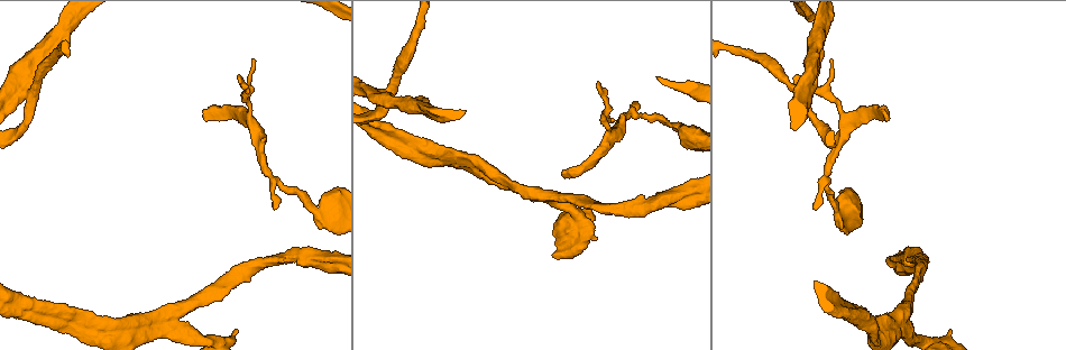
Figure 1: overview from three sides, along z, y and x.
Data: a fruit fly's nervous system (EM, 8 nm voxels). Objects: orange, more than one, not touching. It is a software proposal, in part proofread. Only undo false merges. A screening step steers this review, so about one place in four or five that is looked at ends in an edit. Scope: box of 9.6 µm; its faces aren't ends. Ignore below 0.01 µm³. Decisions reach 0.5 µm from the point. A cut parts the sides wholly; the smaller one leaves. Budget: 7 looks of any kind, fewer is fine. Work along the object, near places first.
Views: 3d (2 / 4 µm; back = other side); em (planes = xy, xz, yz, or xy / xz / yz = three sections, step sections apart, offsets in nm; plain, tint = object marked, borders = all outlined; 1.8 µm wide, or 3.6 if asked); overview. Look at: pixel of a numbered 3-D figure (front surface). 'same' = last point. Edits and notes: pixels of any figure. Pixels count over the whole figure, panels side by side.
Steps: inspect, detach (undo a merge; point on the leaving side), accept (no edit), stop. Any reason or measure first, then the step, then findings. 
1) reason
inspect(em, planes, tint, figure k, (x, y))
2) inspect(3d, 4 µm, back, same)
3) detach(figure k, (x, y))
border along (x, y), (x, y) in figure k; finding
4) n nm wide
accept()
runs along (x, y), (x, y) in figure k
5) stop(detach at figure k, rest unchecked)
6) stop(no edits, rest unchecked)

sharp bend
inspect(em, xy, step 4, tint, figure 1, (178, 333))

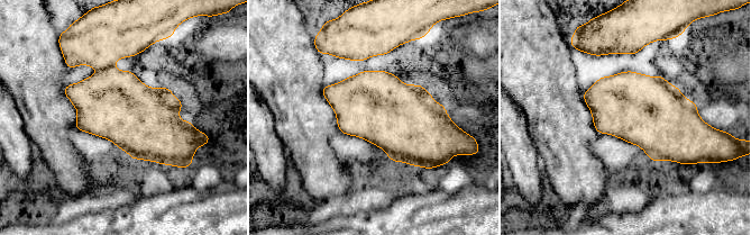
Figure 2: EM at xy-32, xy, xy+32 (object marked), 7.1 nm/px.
cut it another way
inspect(em, planes, tint, same)

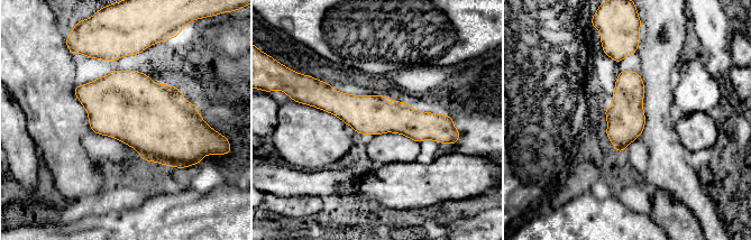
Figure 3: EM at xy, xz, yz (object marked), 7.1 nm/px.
accept()
runs along (312, 101), (411, 123), (445, 123) in figure 3; one cell here

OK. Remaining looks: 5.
four-way junction
inspect(3d, 4 µm, figure 1, (460, 161))

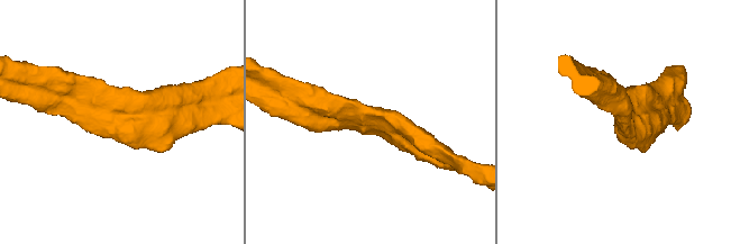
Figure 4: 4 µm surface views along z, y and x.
now the EM
inspect(em, xy, step 8, tint, figure 4, (119, 122))

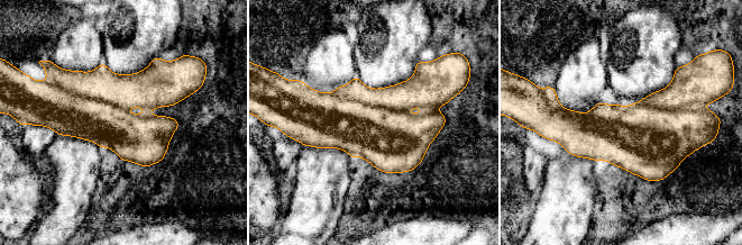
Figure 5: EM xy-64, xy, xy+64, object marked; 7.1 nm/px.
accept()
all the same cell

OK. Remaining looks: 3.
arms part here
inspect(3d, 4 µm, figure 1, (274, 181))

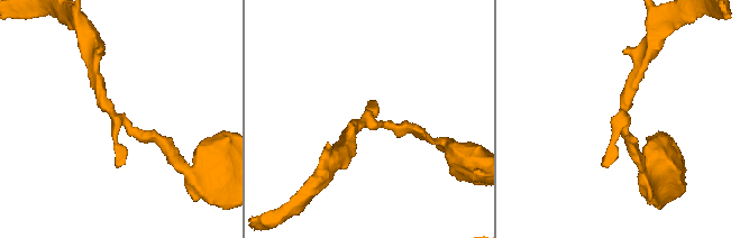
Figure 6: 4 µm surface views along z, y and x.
inspect(em, xz, step 8, borders, figure 6, (621, 116))

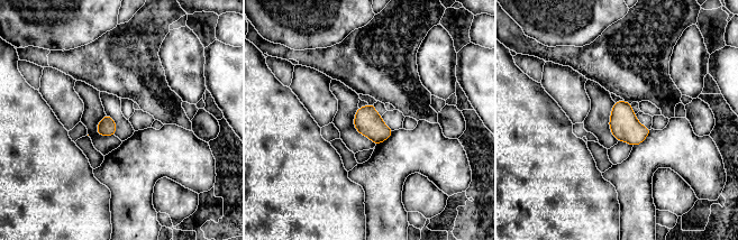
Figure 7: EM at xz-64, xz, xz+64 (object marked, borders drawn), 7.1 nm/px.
accept()
one cell here

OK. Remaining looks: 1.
stop(no edits, rest unchecked)

